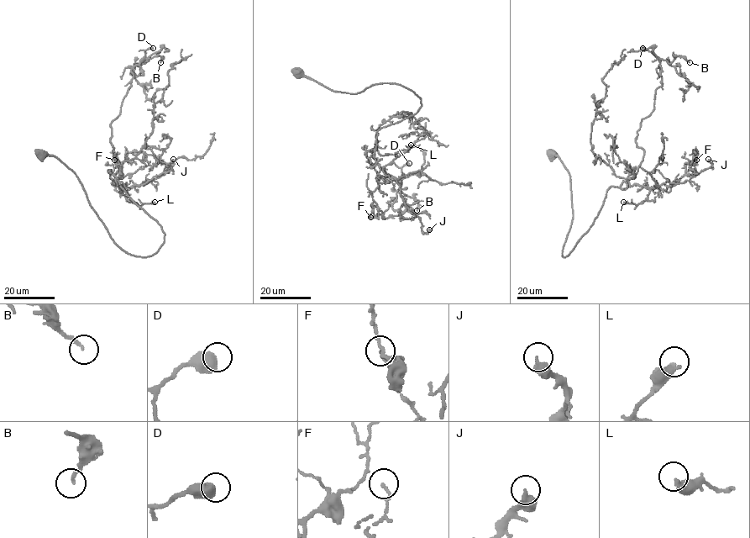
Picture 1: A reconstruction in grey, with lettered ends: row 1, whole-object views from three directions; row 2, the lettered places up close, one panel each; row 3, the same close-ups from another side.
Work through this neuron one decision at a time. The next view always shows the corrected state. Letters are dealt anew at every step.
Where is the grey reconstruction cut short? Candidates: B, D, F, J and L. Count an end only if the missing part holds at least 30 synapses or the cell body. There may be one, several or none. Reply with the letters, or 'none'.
none

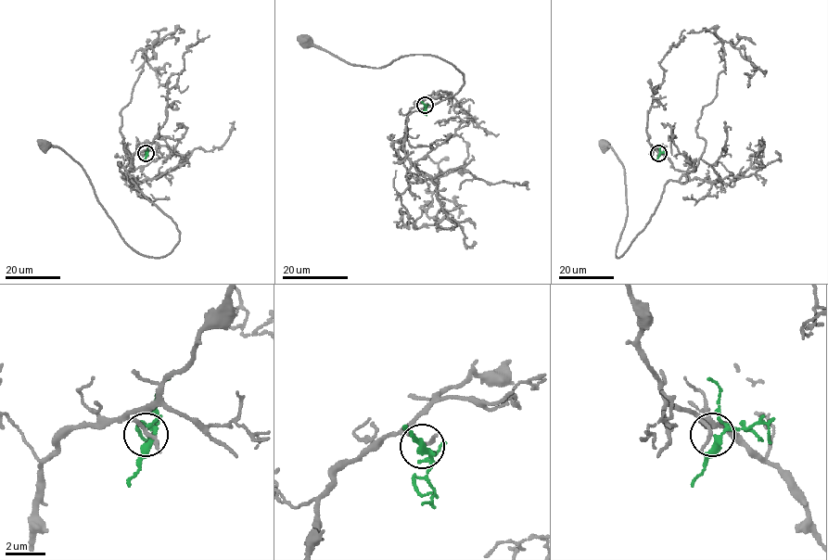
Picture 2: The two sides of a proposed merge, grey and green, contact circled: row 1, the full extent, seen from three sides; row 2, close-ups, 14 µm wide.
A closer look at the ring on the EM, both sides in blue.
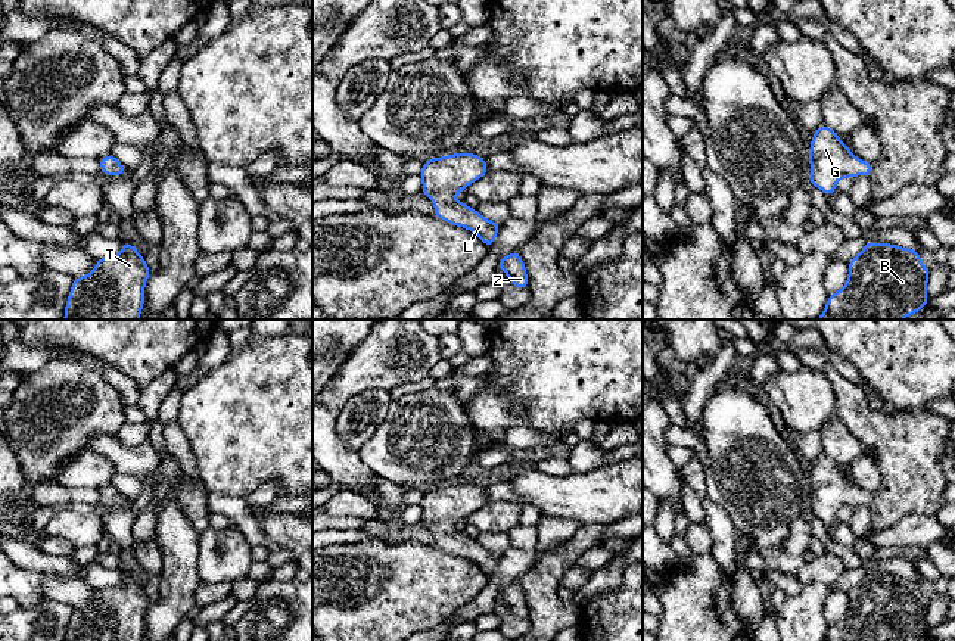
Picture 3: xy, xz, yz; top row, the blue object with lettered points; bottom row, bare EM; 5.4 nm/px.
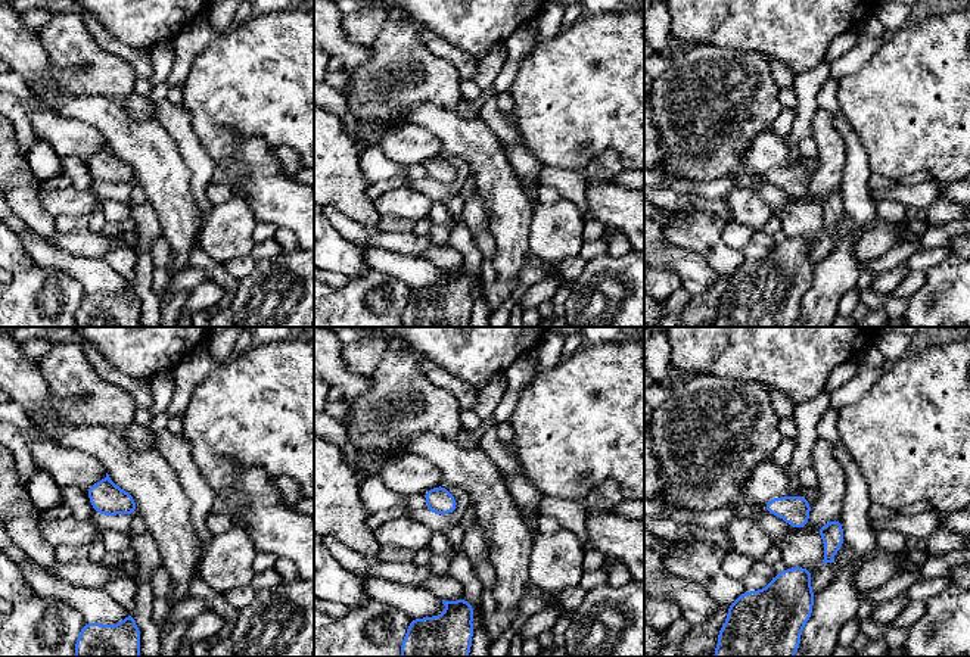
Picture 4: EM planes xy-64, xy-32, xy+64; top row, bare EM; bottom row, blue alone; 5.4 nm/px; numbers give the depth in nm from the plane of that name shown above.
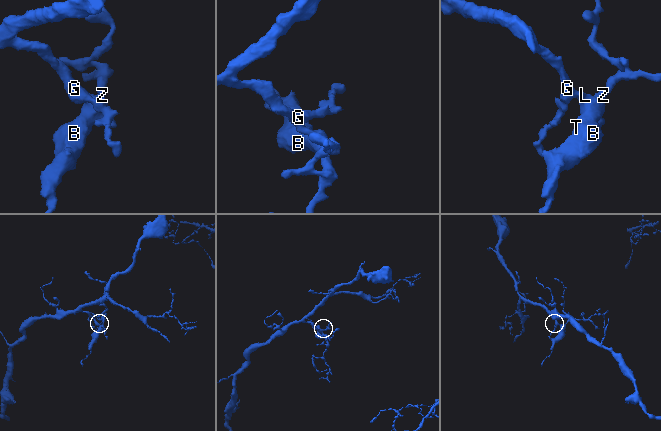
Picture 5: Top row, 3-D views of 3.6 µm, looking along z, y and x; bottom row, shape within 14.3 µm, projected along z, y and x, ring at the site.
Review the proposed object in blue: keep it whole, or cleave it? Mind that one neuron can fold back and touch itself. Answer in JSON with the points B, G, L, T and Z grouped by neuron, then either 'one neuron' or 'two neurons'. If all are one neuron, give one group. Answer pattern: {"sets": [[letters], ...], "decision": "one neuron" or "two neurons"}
{"sets": [["B", "G", "L", "T", "Z"]], "decision": "one neuron"}

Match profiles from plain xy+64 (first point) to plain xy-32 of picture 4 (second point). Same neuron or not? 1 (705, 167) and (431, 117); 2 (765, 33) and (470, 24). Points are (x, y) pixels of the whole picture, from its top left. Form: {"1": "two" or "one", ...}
{"1": "two", "2": "one"}

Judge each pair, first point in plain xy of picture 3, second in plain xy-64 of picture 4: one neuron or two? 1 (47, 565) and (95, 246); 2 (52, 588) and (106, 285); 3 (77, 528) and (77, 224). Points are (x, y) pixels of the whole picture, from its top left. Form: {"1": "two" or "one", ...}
{"1": "one", "2": "one", "3": "two"}

